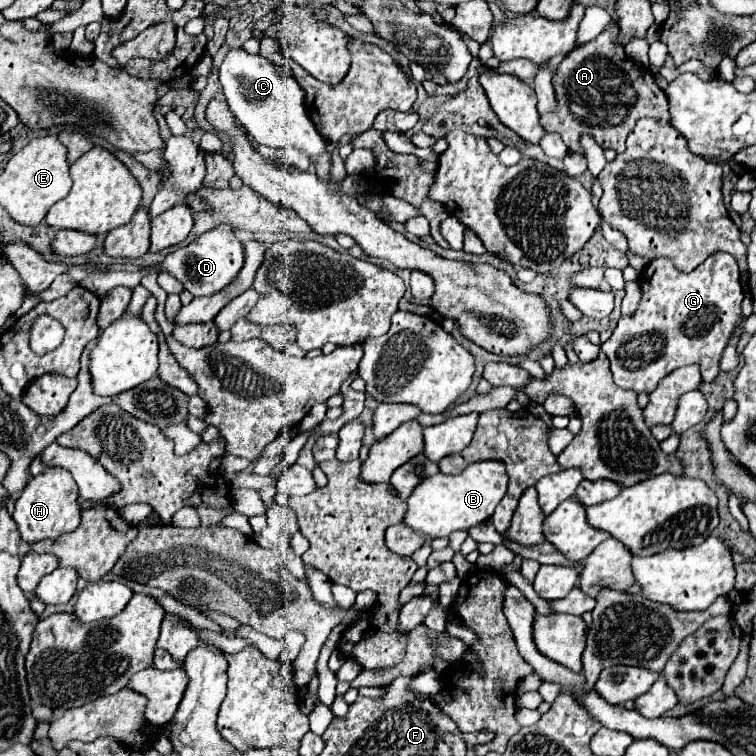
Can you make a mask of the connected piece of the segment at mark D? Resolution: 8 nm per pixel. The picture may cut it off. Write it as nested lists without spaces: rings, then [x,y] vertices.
[[[222,224],[222,226],[202,234],[192,244],[178,248],[174,254],[166,256],[162,266],[172,276],[176,276],[190,294],[212,296],[212,294],[224,290],[238,276],[238,272],[244,266],[244,248],[242,248],[240,240],[234,236],[232,228],[228,224]]]

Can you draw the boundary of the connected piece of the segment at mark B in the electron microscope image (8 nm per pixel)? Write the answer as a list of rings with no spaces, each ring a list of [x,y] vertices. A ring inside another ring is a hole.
[[[494,460],[476,462],[456,476],[438,472],[436,476],[430,476],[420,482],[420,486],[416,486],[416,490],[408,496],[408,508],[402,522],[410,530],[430,538],[450,536],[456,530],[470,530],[472,526],[486,522],[494,514],[494,508],[506,496],[506,486],[506,468],[502,462]]]

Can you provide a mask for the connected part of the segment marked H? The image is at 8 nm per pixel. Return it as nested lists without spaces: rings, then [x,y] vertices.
[[[46,468],[44,474],[30,478],[26,488],[16,500],[16,510],[12,514],[18,524],[20,536],[24,542],[34,544],[48,538],[60,538],[78,528],[80,524],[80,508],[78,508],[78,490],[72,476],[68,476],[62,468]]]

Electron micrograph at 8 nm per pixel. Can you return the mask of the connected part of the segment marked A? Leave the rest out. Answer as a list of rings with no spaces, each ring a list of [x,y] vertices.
[[[618,26],[604,28],[592,42],[570,52],[558,66],[552,84],[556,90],[556,110],[552,114],[542,114],[540,124],[548,132],[562,136],[568,152],[584,154],[580,136],[590,134],[600,148],[612,148],[618,154],[626,150],[624,142],[638,118],[650,116],[660,122],[668,122],[668,100],[664,90],[656,86],[654,76],[636,66],[614,40]]]

